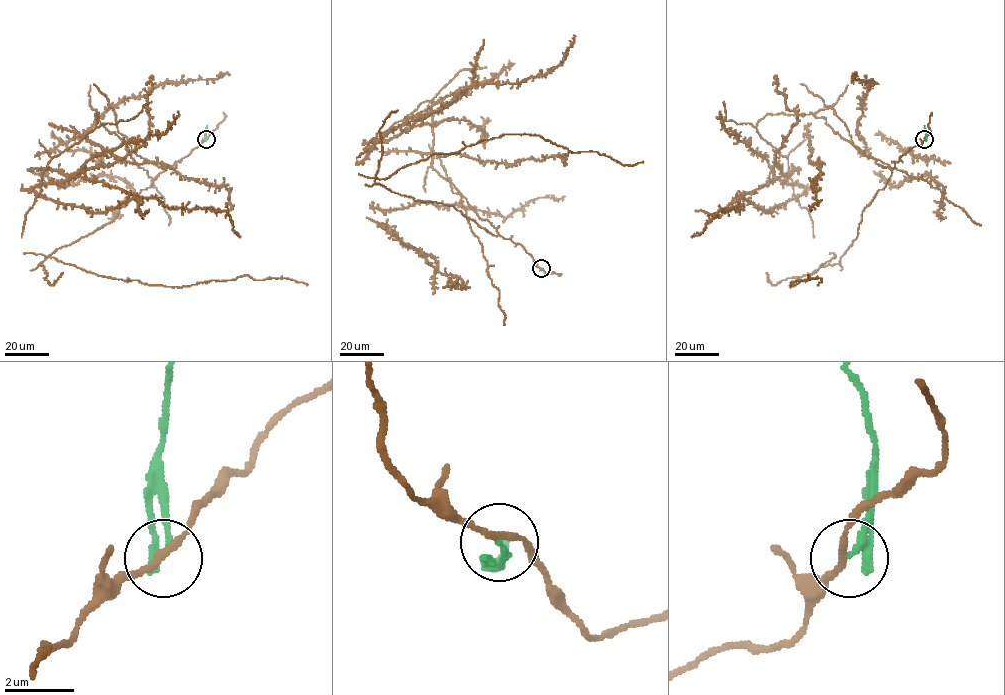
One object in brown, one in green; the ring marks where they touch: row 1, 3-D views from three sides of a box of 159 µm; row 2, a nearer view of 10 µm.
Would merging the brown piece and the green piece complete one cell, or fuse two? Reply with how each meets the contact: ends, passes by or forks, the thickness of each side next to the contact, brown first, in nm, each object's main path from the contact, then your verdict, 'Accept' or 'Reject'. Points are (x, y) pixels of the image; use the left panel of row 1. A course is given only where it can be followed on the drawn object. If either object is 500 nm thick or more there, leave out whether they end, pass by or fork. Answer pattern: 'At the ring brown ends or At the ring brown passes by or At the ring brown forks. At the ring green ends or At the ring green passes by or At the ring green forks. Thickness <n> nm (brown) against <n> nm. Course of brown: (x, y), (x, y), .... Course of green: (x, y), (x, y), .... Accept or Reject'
At the ring brown passes by. At the ring green ends. Thickness 190 nm (brown) against 160 nm. Course of brown: (206, 140), (164, 170), (98, 112), (36, 197), (104, 213), (134, 197), (77, 175), (143, 143), (152, 79). Course of green: (206, 140), (207, 125). Reject

